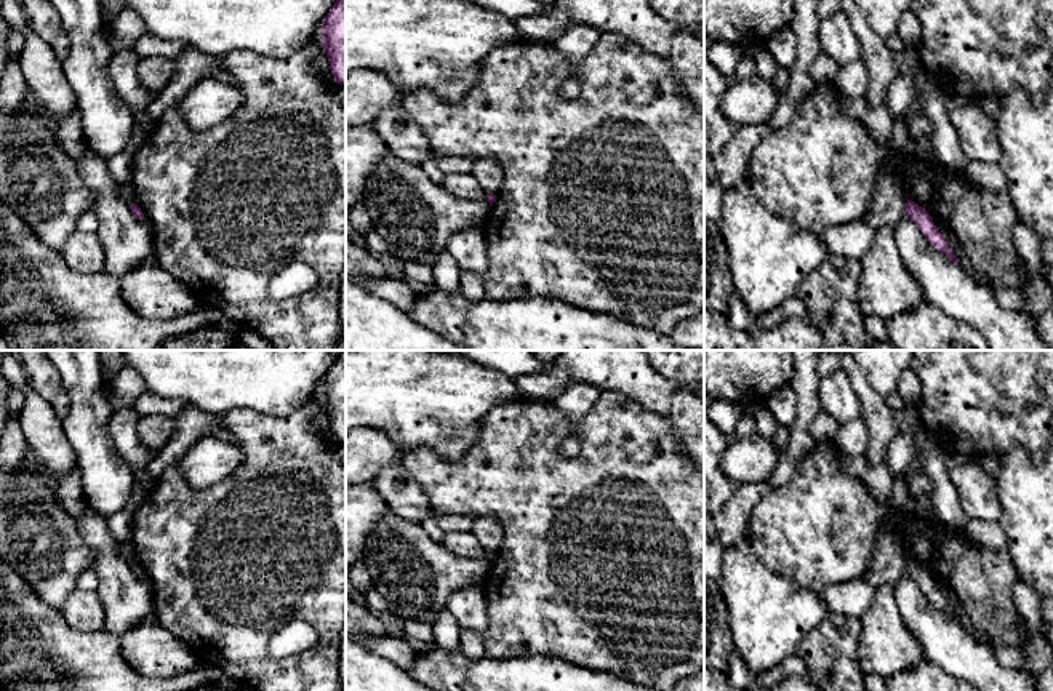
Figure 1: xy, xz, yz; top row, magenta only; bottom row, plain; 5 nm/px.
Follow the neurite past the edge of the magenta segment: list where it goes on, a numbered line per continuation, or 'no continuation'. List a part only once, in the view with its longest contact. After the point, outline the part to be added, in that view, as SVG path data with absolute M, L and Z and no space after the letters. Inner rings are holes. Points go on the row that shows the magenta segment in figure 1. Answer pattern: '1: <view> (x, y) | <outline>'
no continuation

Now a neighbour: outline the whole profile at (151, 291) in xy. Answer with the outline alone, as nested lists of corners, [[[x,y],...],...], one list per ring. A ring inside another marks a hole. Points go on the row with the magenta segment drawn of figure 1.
[[[155,254],[118,280],[128,307],[147,320],[182,317],[198,302],[194,290],[166,272]]]

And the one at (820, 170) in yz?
[[[816,85],[795,107],[791,122],[770,131],[755,146],[746,179],[752,195],[770,211],[823,235],[831,226],[866,219],[877,173],[890,170],[899,179],[907,200],[949,227],[979,275],[997,288],[1018,290],[1026,278],[1027,264],[1013,245],[1011,229],[1019,218],[1008,192],[979,189],[939,162],[906,160],[891,147],[879,146],[864,123],[842,109],[840,96],[835,85]]]

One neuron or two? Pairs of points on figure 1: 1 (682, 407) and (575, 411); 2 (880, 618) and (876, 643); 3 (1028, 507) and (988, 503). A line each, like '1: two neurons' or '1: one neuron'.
1: two neurons
2: one neuron
3: two neurons

